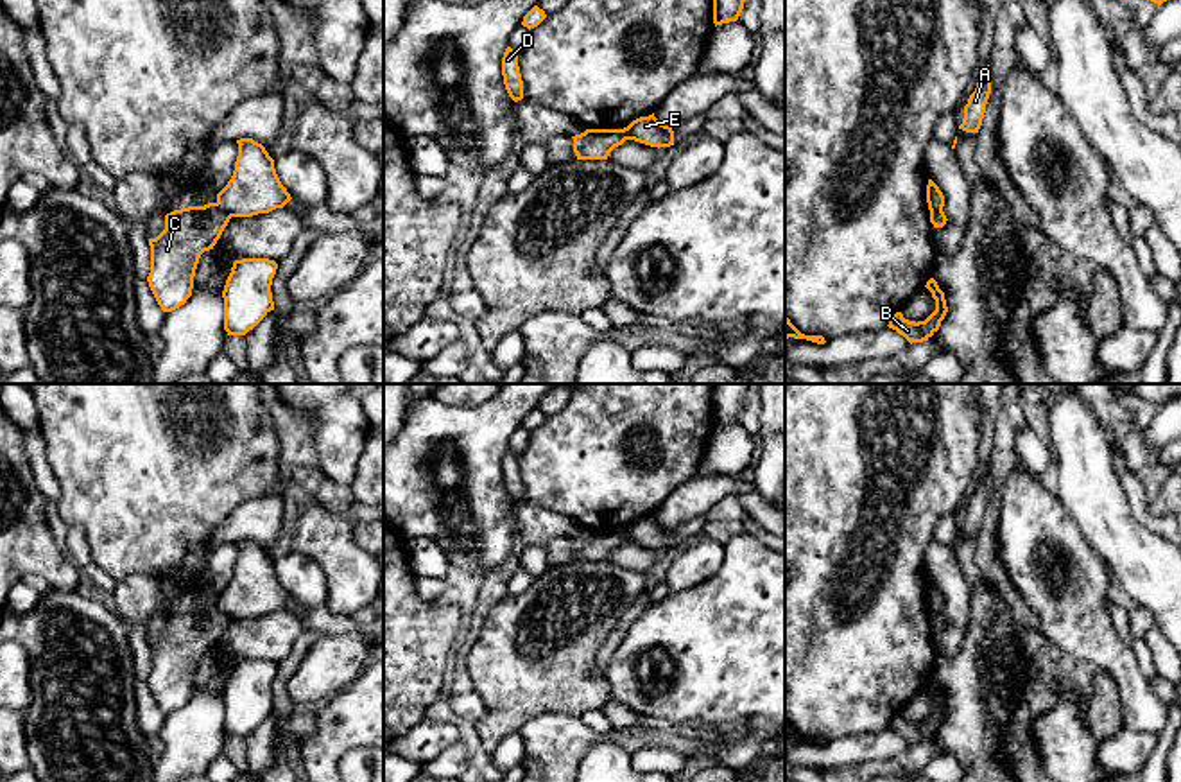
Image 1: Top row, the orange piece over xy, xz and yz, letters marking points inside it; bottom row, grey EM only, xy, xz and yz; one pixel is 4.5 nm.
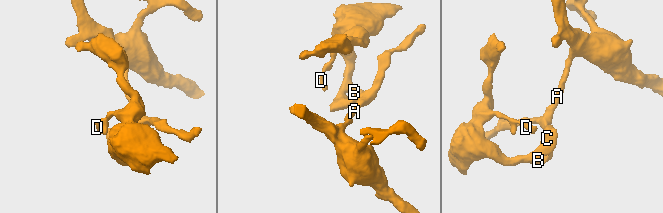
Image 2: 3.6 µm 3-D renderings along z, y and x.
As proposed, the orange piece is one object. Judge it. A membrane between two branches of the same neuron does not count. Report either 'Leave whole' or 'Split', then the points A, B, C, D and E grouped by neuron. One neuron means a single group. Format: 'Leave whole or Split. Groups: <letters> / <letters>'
Split. Groups: A E / B C D

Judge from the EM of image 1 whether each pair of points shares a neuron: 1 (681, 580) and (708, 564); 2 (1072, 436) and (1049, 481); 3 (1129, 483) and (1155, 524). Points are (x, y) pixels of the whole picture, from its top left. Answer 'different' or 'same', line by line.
1: same
2: different
3: same

